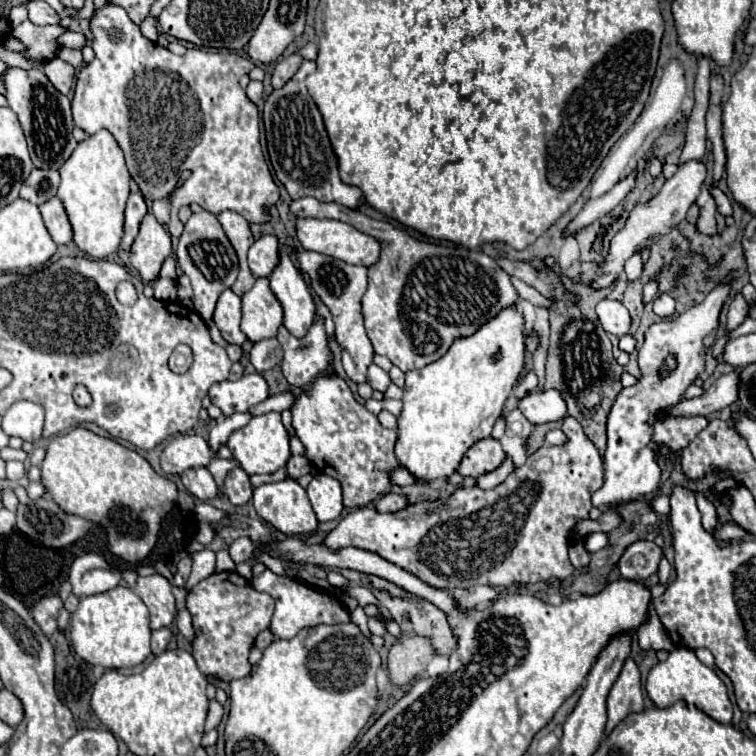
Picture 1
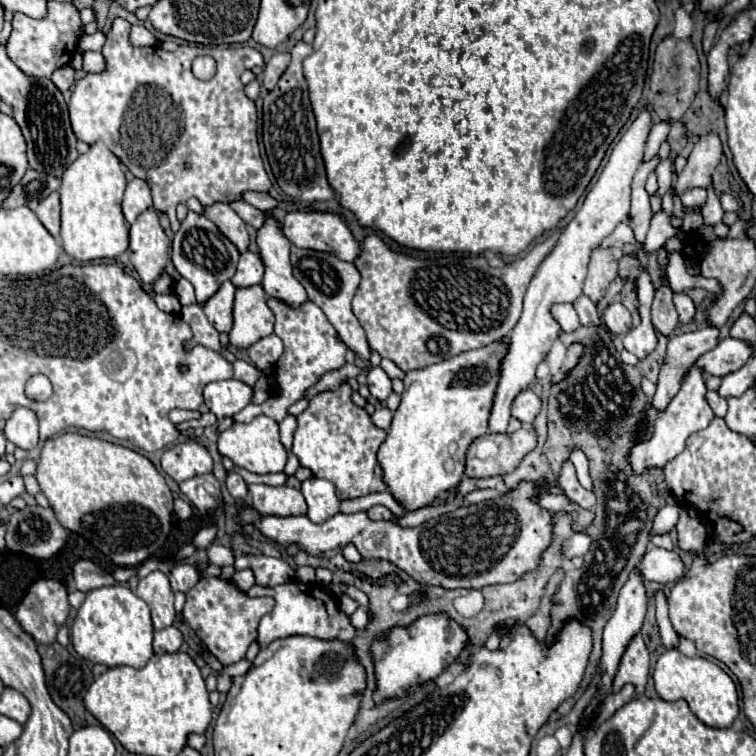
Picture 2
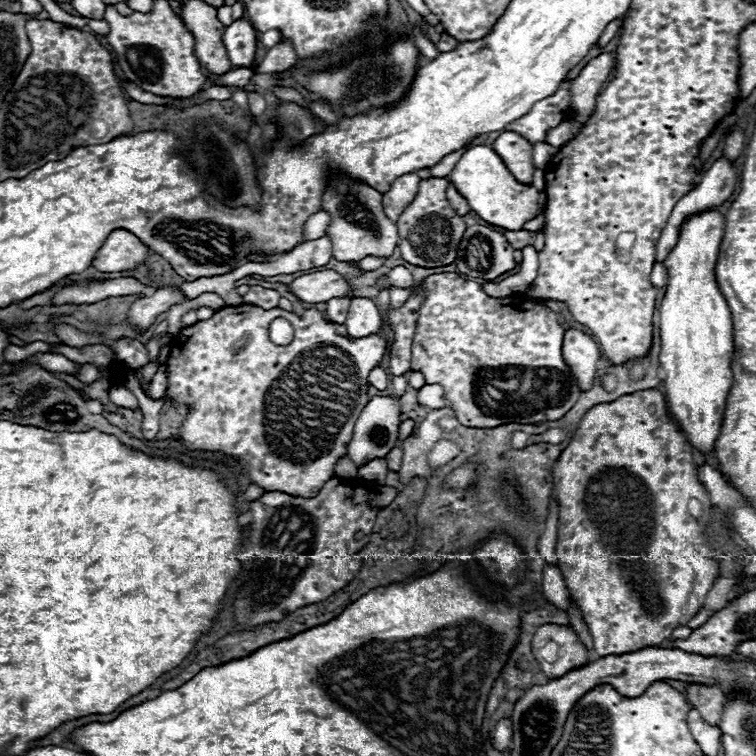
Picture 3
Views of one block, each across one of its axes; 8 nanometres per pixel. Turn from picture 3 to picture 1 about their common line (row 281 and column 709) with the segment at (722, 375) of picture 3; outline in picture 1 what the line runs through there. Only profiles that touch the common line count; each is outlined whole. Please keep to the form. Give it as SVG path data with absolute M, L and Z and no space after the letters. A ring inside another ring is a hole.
M676 648L674 652L670 652L666 662L658 662L646 678L646 692L658 708L666 708L678 700L684 700L688 704L694 704L720 724L730 724L732 720L732 702L728 698L726 684L716 676L712 668L704 666L690 648Z

